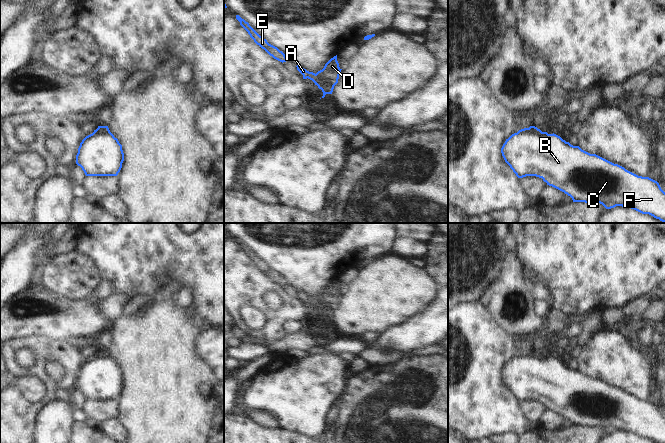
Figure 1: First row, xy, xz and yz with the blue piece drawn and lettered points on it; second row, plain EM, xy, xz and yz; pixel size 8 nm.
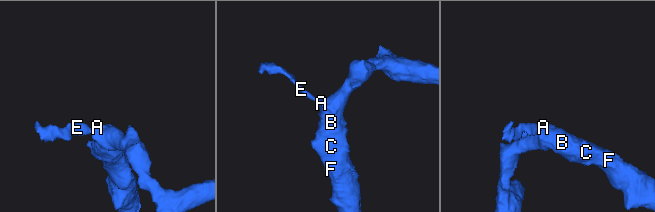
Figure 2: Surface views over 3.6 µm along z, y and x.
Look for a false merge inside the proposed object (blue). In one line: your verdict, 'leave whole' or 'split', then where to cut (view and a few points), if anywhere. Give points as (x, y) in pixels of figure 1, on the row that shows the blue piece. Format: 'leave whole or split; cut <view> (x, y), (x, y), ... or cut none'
split; cut xz (316, 73), (320, 79), (321, 89), (329, 85), (333, 87)

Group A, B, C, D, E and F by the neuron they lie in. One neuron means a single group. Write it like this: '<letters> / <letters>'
A E / B C D F

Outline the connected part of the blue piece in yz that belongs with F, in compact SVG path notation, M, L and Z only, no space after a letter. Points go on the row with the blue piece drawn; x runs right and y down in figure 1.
M527 128L521 129L506 139L501 153L518 178L542 178L547 185L570 196L573 202L600 203L606 209L622 206L665 222L665 192L657 181L638 176L618 164L596 154L590 154L554 133L537 133L529 132Z

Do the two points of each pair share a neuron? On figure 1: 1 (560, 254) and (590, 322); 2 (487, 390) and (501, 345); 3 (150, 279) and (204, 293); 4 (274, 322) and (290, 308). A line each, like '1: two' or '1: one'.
1: two
2: one
3: one
4: one

